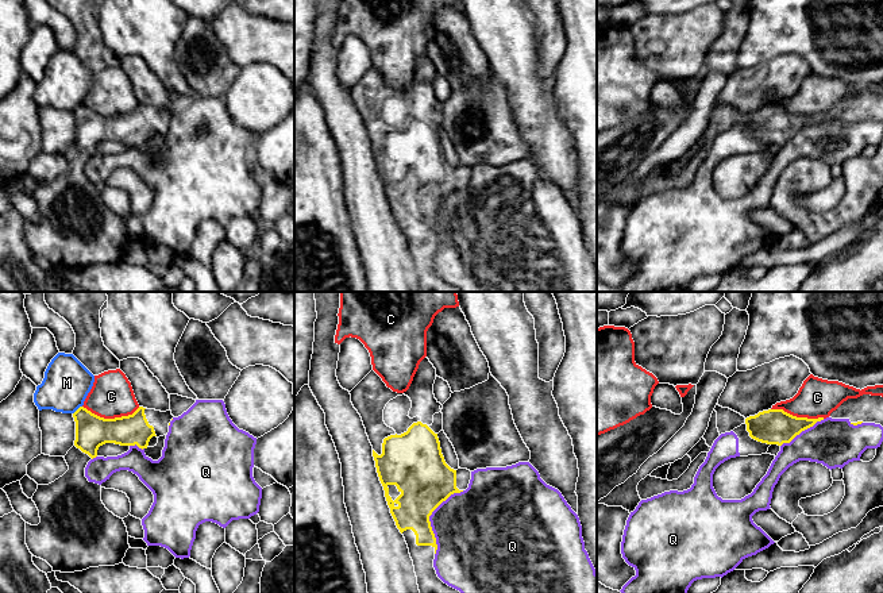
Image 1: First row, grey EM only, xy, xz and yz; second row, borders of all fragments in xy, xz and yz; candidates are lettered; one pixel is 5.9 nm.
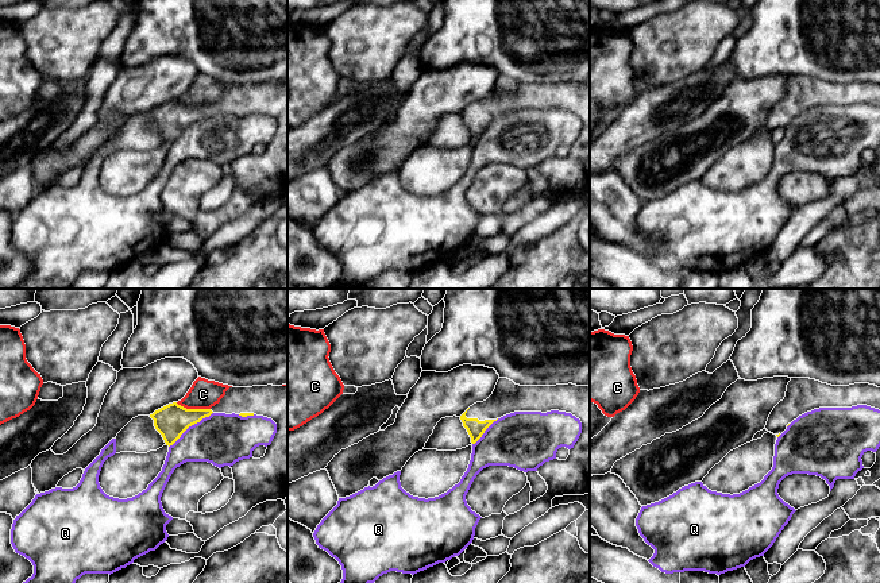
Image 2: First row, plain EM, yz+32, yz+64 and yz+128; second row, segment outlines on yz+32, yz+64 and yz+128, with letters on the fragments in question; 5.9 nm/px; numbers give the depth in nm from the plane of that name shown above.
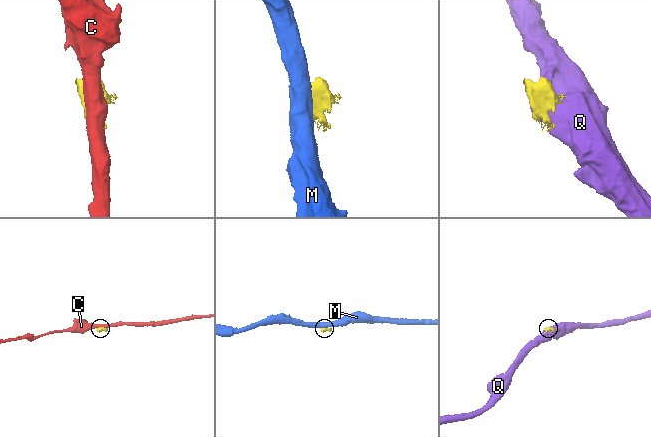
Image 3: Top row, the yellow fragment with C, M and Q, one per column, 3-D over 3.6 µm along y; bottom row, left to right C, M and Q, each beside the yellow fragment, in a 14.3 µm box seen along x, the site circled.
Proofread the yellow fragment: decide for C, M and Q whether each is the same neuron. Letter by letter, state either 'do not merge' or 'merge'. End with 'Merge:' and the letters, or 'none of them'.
C: do not merge
M: do not merge
Q: do not merge
Merge: none of them

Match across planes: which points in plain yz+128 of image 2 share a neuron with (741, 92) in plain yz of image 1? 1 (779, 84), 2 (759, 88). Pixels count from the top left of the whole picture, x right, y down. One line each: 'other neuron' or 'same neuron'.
1: same neuron
2: same neuron

